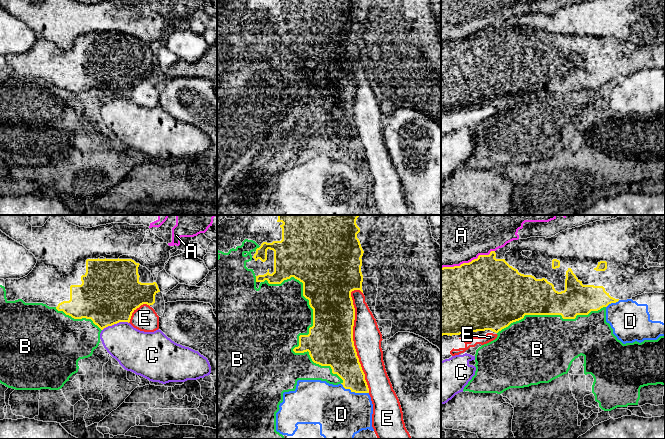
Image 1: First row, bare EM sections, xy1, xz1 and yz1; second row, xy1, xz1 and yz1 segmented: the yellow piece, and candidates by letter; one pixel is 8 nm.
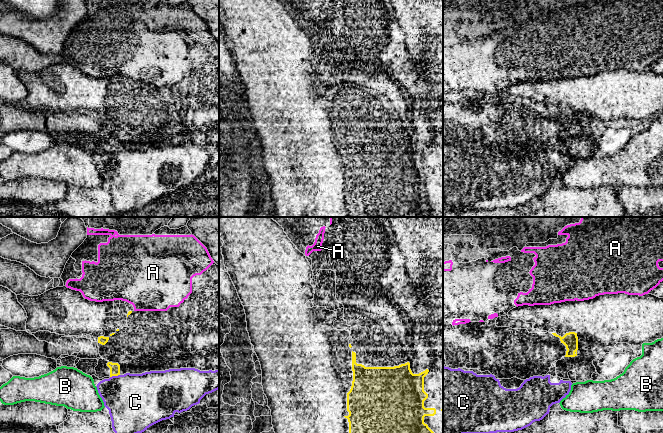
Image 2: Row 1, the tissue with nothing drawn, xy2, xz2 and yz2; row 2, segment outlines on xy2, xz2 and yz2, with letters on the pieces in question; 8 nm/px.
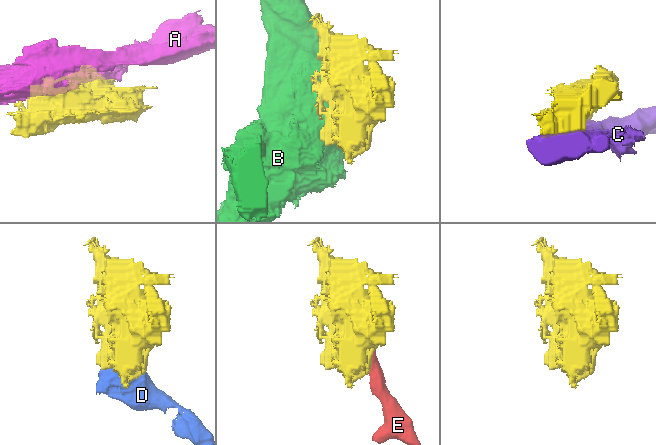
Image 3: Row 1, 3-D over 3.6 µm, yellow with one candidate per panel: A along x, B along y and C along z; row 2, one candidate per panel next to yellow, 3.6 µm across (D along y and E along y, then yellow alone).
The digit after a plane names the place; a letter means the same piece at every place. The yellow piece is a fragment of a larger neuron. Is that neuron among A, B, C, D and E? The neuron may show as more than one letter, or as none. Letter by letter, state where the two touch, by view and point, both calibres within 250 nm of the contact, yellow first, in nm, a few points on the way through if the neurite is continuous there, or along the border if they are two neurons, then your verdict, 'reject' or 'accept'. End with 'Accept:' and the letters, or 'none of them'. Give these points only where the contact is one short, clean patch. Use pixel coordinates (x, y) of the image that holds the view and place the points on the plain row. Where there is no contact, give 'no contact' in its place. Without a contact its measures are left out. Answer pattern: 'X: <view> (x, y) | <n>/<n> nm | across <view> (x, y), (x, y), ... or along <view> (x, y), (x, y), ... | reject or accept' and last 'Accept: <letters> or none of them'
A: yz1 (467, 39) | 500/360 nm | reject
B: xz1 (309, 105) | 360/440 nm | reject
C: xy1 (115, 99) | 480/320 nm | reject
D: xz1 (354, 167) | 240/400 nm | reject
E: xz1 (353, 117) | 360/220 nm | reject
Accept: none of them

